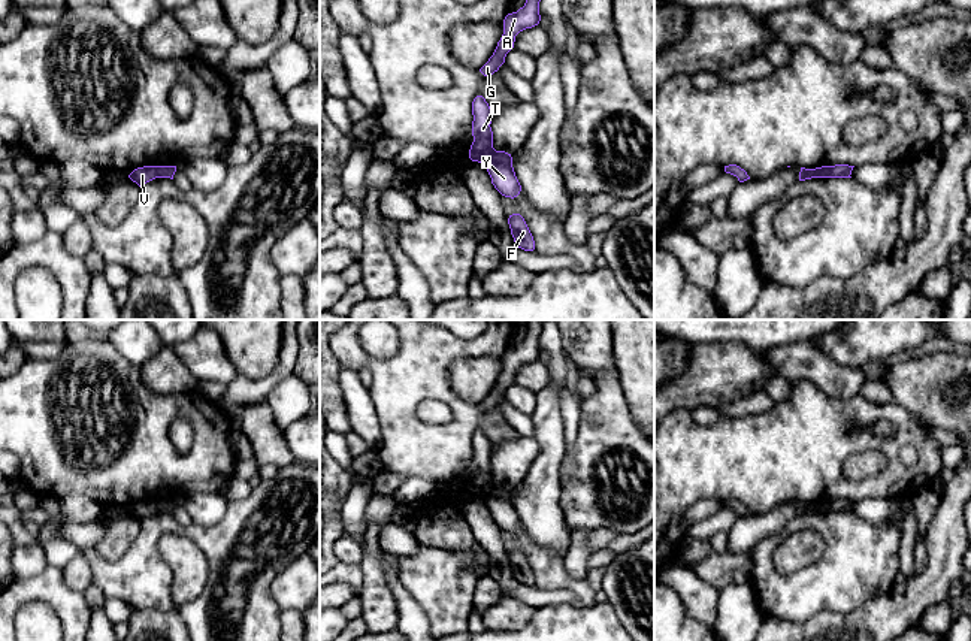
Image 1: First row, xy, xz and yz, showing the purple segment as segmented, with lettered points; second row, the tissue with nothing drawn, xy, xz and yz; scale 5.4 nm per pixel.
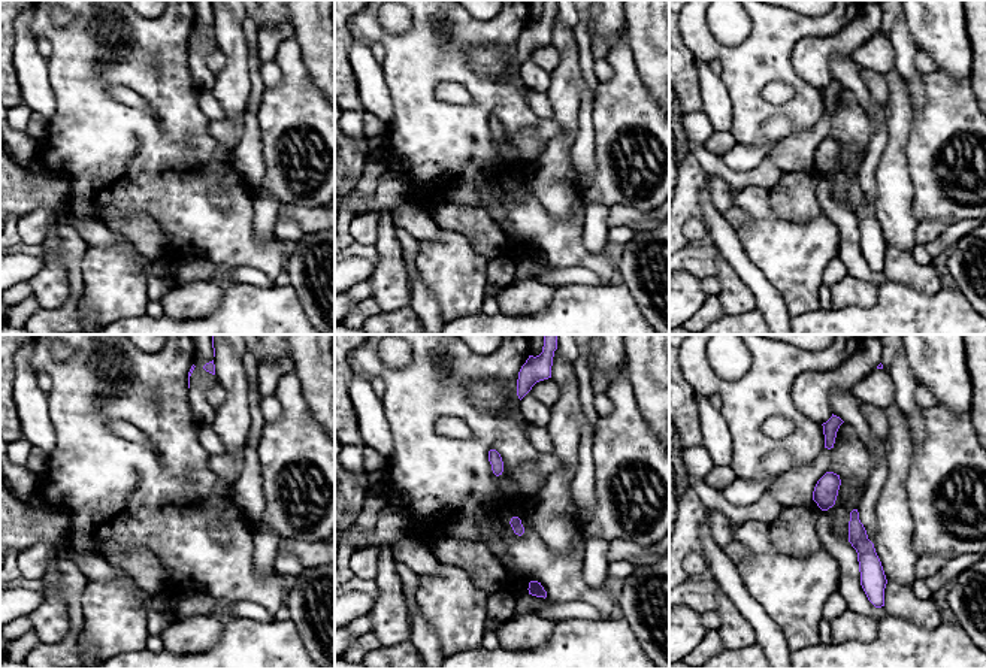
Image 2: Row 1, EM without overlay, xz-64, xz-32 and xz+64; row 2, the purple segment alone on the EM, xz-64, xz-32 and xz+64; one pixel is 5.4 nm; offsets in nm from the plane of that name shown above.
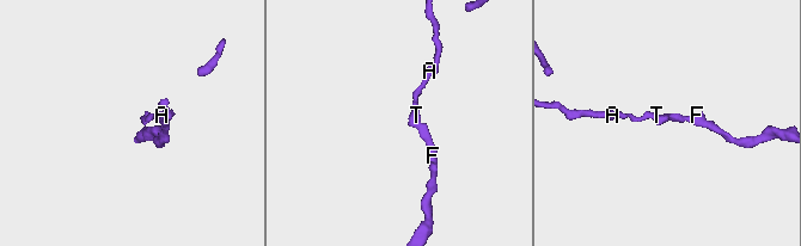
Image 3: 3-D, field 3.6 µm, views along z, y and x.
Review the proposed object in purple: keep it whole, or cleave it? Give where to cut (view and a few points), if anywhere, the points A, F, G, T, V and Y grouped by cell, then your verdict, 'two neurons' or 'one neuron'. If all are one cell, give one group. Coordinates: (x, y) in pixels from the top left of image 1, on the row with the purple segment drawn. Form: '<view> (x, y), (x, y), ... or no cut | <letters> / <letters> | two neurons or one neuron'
xz (496, 151), (483, 163) | A G T V / F Y | two neurons

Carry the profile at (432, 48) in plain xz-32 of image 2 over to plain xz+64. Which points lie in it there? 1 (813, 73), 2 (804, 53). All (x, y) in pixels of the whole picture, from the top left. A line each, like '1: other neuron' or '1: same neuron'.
1: other neuron
2: other neuron

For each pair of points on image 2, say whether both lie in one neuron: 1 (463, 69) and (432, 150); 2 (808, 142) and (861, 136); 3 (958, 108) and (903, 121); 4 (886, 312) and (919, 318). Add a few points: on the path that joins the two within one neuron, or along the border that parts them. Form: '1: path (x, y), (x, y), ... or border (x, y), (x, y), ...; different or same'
1: path (477, 88), (477, 105), (451, 130); same
2: path (822, 130), (847, 130); same
3: border (913, 108), (904, 154); different
4: path (894, 318), (912, 318); same

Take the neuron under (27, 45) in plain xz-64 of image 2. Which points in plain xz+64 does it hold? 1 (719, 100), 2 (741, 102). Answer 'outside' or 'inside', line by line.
1: inside
2: outside

